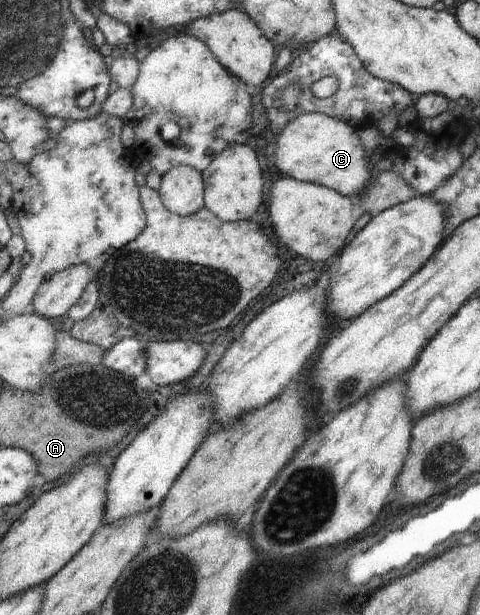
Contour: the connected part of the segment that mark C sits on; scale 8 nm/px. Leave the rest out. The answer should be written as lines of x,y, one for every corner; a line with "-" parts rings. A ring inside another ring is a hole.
306,110
292,119
279,136
272,154
279,154
276,162
278,170
286,176
303,182
322,184
346,197
354,197
370,179
366,167
366,155
354,135
354,129
346,122
332,116
326,117
320,111

